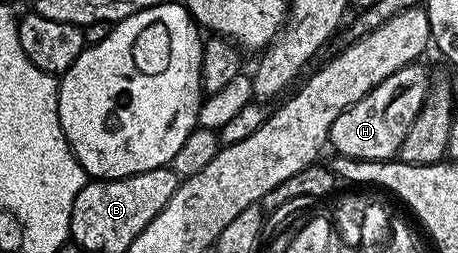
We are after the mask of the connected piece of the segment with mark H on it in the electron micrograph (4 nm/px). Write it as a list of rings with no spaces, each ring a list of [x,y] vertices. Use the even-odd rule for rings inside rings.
[[[399,71],[393,72],[391,86],[377,84],[348,110],[341,111],[331,125],[330,149],[335,149],[333,151],[336,155],[359,158],[361,161],[394,159],[405,140],[405,132],[409,132],[410,126],[407,122],[413,124],[417,112],[427,98],[426,89],[411,90],[412,80],[410,73],[403,76]]]

